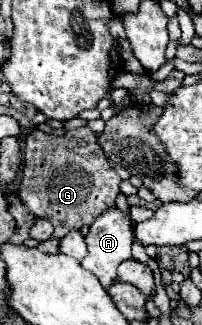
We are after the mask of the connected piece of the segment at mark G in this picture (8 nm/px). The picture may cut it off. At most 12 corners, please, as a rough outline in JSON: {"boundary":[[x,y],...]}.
{"boundary":[[88,127],[30,131],[18,195],[54,237],[116,205]]}

